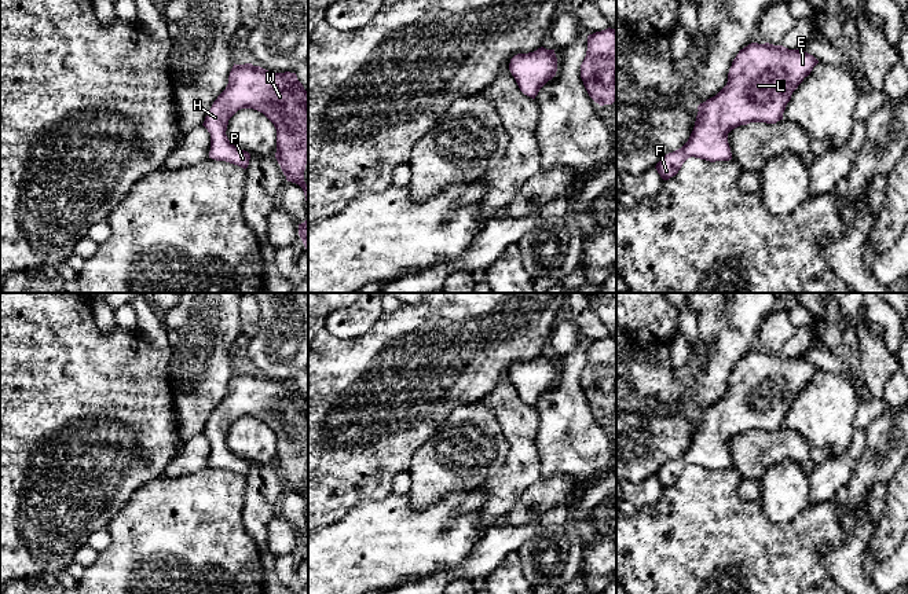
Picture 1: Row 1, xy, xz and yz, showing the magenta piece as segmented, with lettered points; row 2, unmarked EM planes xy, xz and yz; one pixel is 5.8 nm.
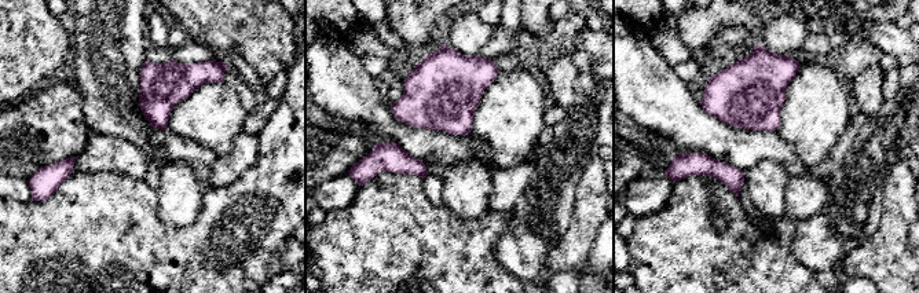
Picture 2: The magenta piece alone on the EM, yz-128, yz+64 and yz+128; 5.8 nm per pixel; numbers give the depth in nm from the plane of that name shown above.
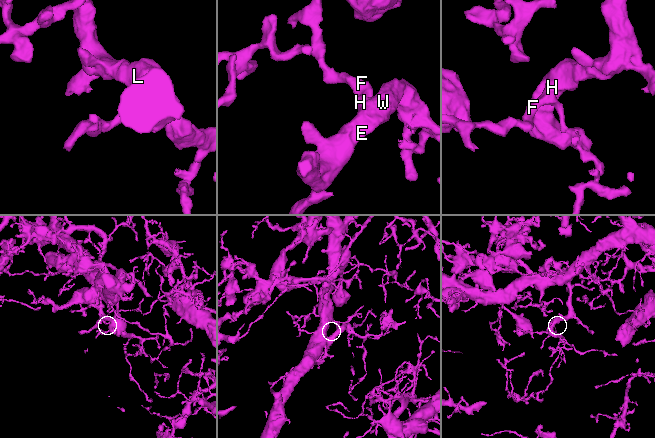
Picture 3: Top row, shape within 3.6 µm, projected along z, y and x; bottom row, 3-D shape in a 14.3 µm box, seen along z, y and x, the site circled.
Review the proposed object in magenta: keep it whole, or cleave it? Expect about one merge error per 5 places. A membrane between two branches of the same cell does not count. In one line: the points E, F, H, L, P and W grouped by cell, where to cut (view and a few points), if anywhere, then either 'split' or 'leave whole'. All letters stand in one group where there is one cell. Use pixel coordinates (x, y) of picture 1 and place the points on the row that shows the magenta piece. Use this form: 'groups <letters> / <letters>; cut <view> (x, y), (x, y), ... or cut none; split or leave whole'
groups E F H L P W; cut none; leave whole

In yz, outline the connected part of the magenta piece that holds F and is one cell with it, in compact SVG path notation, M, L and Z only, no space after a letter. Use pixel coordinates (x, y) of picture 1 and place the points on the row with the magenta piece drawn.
M751 43L740 50L726 85L698 106L688 142L656 164L660 177L675 176L691 157L710 162L732 160L728 133L750 122L776 124L783 120L792 92L817 63L803 50L769 43Z

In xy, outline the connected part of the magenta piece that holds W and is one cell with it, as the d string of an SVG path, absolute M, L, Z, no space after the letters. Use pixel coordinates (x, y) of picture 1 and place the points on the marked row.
M234 63L226 89L213 102L202 125L210 133L209 158L246 169L250 154L235 147L226 135L228 120L241 109L253 109L263 113L277 129L275 158L286 180L299 184L305 195L307 220L299 224L299 235L308 252L308 184L304 182L304 170L308 164L308 91L297 80L296 73L275 73L252 63Z

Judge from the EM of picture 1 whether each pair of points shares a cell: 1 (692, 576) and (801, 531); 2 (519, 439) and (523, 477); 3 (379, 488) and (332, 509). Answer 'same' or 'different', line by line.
1: same
2: same
3: same

